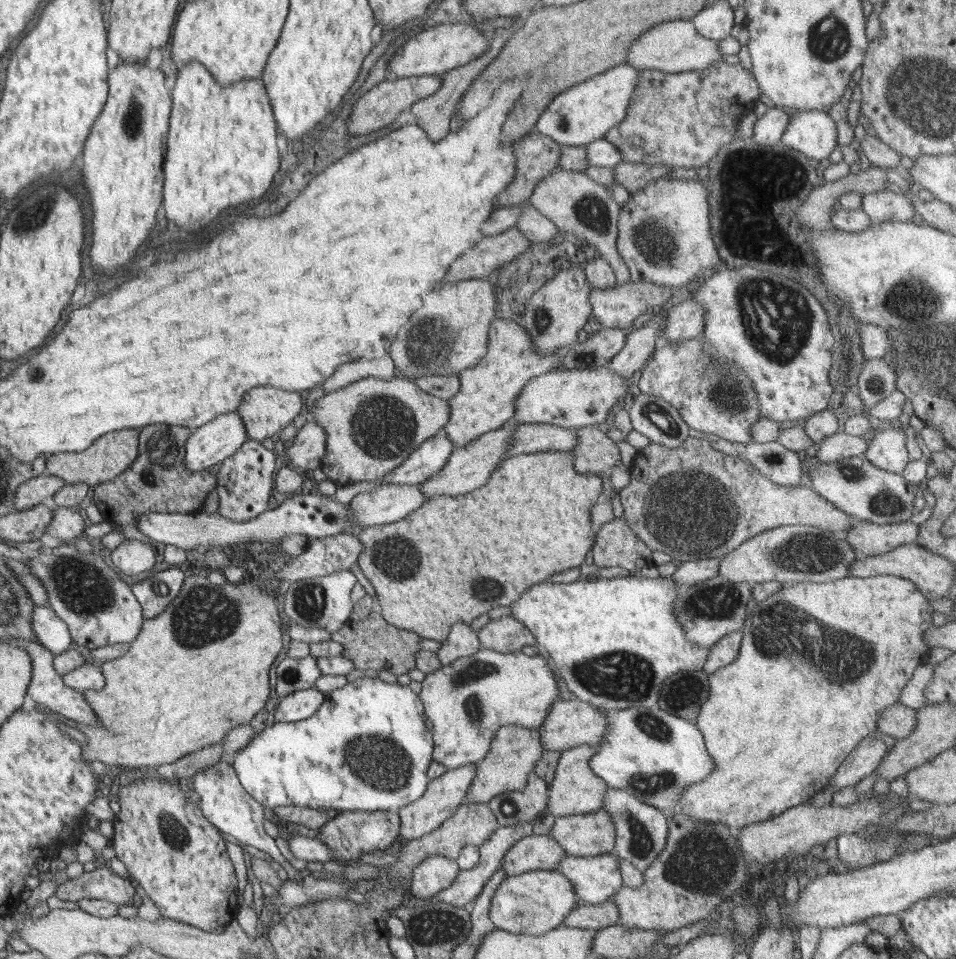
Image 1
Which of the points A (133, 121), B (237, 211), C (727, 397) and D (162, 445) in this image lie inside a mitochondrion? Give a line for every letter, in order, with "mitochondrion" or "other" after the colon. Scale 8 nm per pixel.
A: mitochondrion
B: other
C: mitochondrion
D: mitochondrion

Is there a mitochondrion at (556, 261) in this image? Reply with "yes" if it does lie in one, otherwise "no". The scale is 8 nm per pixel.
no

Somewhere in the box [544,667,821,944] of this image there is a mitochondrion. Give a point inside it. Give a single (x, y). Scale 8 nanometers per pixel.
(702, 860)

